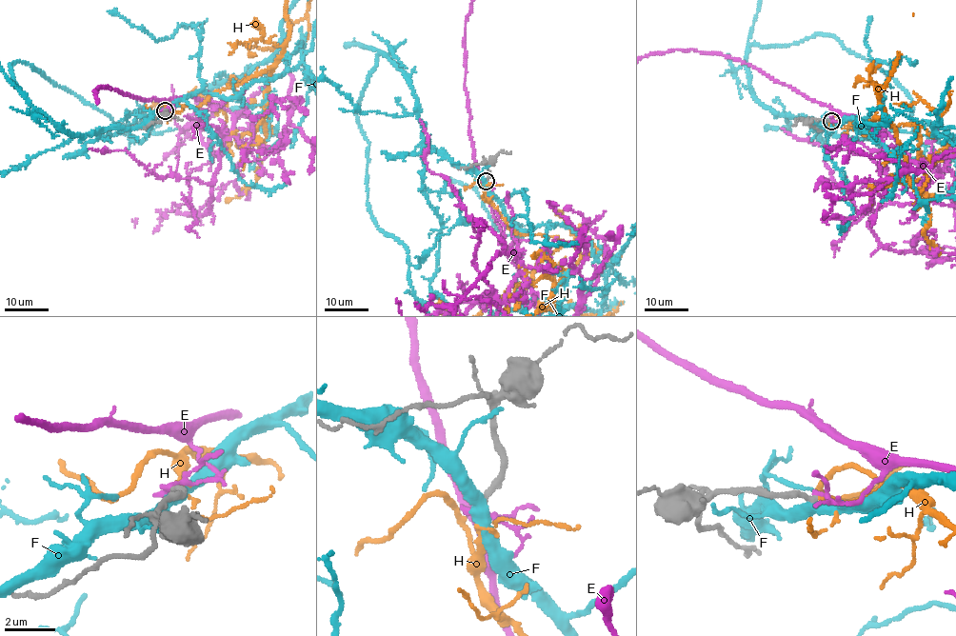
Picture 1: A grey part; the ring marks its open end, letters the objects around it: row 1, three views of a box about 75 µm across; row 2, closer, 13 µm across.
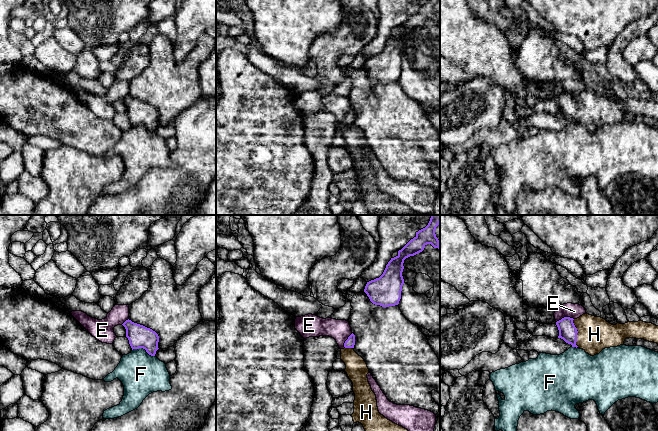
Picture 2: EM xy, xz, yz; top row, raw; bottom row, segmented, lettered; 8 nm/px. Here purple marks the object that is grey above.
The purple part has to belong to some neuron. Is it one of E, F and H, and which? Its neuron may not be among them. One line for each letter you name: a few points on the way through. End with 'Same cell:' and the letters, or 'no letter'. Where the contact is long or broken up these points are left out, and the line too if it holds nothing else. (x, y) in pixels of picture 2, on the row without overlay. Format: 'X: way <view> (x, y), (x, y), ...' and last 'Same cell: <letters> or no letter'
H: way yz (568, 108), (577, 108), (594, 110)
Same cell: H

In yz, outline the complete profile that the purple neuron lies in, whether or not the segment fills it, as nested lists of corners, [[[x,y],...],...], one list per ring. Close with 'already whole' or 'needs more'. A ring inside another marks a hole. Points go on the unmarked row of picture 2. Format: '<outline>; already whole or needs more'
[[[583,90],[577,95],[564,93],[556,98],[558,114],[591,132],[603,125],[624,120],[626,114],[644,115],[658,120],[658,102],[643,97],[612,101],[601,93]]]; needs more

